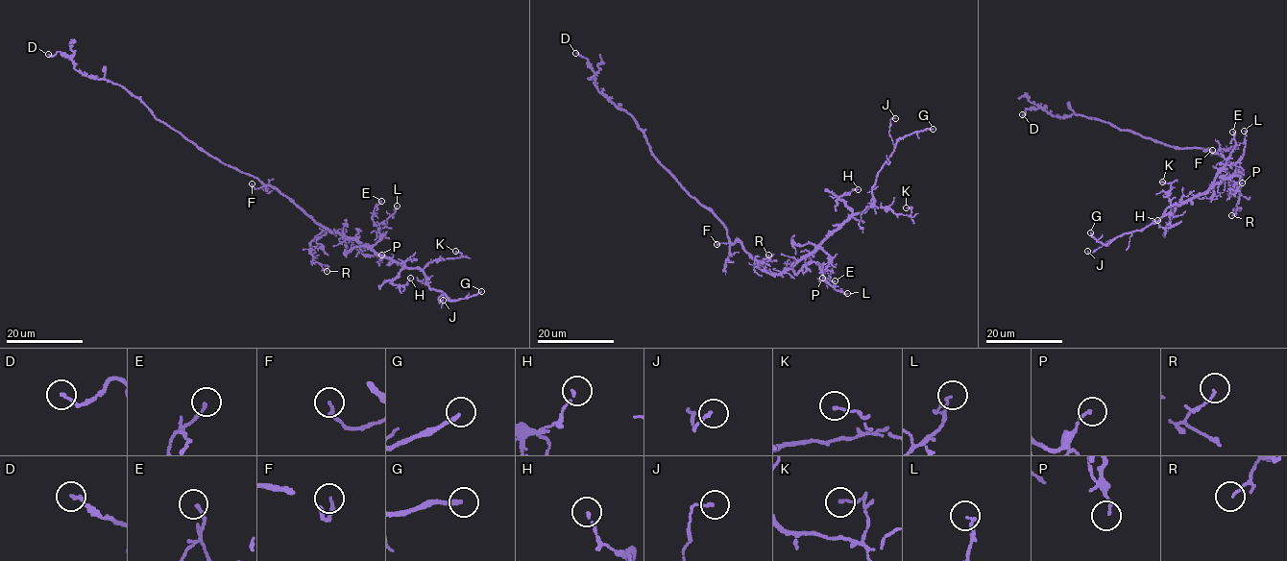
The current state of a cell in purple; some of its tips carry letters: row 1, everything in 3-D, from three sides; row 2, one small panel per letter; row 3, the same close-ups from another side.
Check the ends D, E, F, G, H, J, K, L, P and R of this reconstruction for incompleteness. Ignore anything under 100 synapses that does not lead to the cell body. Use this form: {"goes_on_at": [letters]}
{"goes_on_at": ["G"]}

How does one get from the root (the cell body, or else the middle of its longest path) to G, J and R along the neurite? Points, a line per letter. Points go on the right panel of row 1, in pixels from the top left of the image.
G: (1207, 151), (1220, 154), (1239, 172), (1175, 203), (1155, 222), (1125, 232), (1106, 244), (1098, 241), (1090, 232)
J: (1207, 151), (1220, 154), (1239, 172), (1179, 205), (1175, 203), (1155, 222), (1108, 240), (1090, 254), (1087, 251)
R: (1207, 151), (1220, 154), (1242, 172), (1238, 207), (1231, 215)

